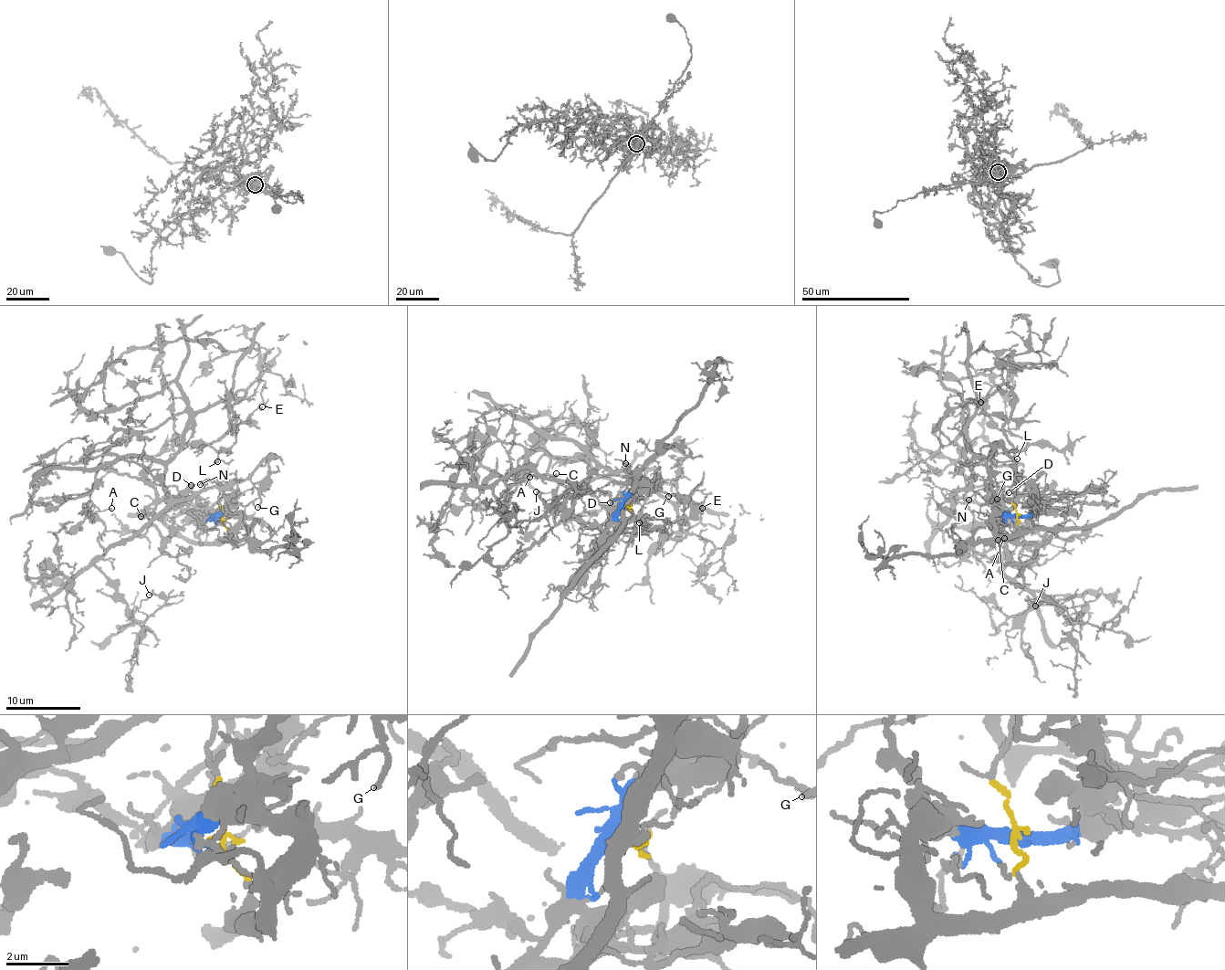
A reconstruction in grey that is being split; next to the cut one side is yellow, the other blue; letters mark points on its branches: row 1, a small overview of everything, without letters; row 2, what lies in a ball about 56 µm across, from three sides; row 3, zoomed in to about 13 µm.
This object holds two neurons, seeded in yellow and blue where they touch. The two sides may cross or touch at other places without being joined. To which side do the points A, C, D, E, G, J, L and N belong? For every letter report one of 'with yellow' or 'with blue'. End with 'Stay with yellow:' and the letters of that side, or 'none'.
A: with yellow
C: with yellow
D: with yellow
E: with yellow
G: with yellow
J: with yellow
L: with yellow
N: with yellow
Stay with yellow: A, C, D, E, G, J, L, N

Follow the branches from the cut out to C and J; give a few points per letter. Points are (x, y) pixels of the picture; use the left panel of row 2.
C: (218, 520), (222, 514), (219, 490), (213, 488), (191, 494), (141, 520), (141, 516)
J: (218, 520), (219, 490), (194, 490), (107, 546), (94, 563), (135, 619), (152, 616), (165, 599), (150, 595)

